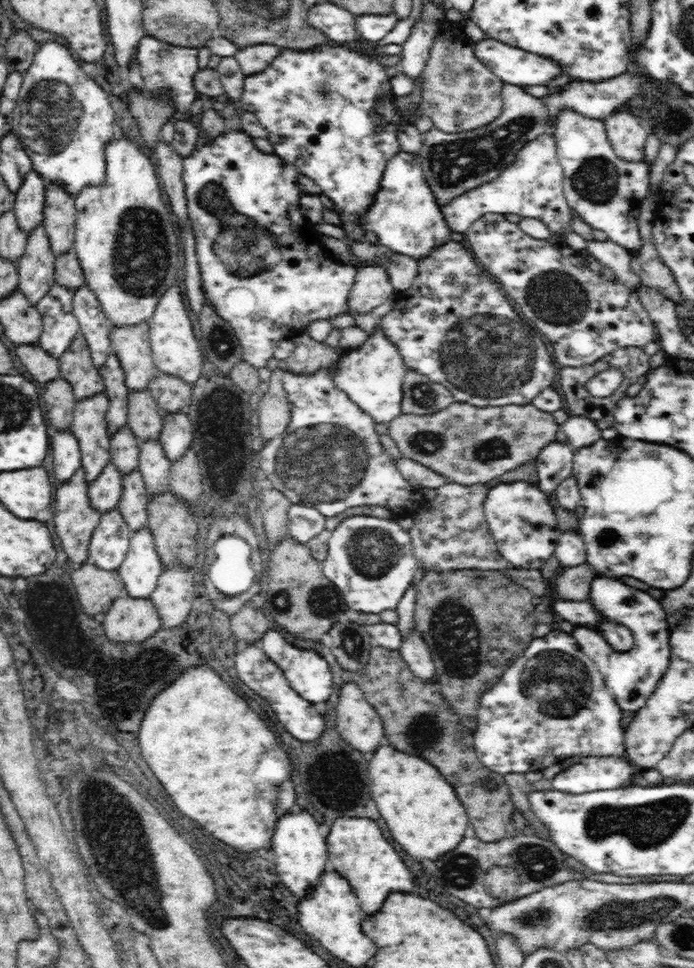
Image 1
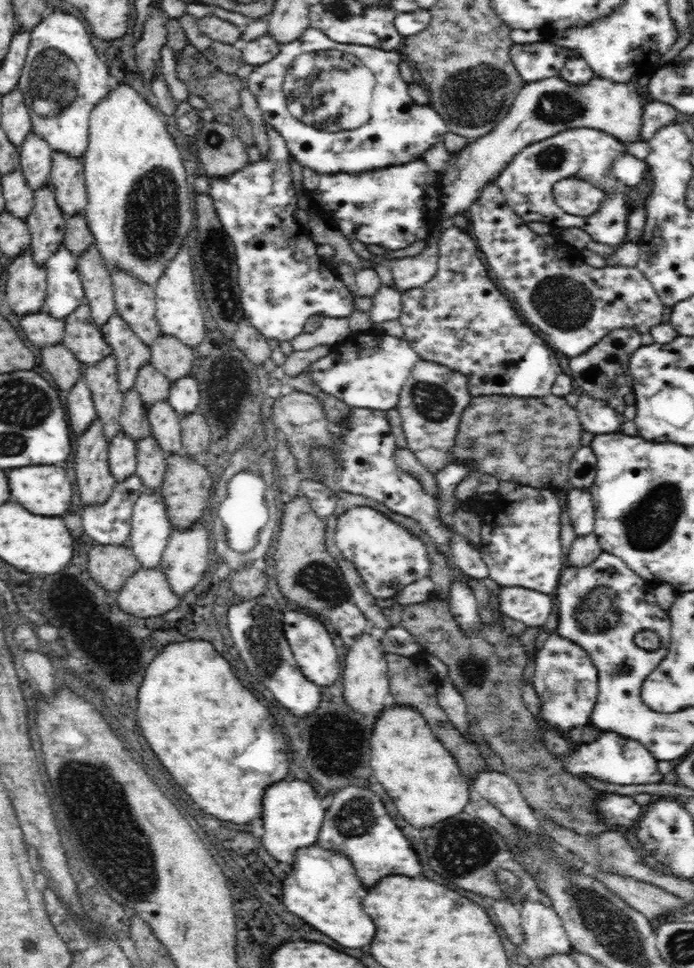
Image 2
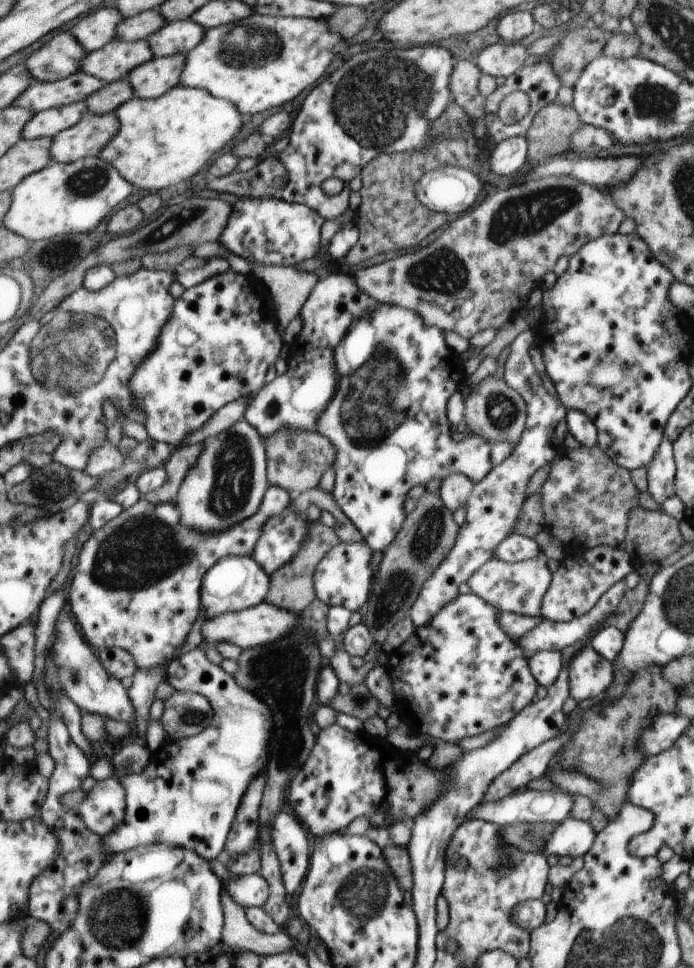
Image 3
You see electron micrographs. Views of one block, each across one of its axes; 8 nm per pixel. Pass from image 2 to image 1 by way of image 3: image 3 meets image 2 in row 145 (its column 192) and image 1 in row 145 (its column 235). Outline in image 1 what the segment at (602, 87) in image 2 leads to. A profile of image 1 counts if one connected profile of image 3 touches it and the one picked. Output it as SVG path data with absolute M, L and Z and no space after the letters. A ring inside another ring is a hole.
M505 83L502 88L503 109L496 120L466 132L447 133L436 127L420 132L422 148L419 157L426 183L436 197L440 208L448 208L453 200L469 191L492 183L513 164L520 148L545 133L551 133L548 106L544 100L534 97L523 87Z

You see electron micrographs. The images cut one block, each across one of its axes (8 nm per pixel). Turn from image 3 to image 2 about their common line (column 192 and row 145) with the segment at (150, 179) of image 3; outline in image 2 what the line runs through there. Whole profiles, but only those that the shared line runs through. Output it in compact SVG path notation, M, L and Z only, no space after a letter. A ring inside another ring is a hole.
M120 86L116 92L108 92L108 96L104 96L90 113L89 143L82 160L88 198L83 214L101 259L110 272L112 268L126 269L144 284L155 286L168 262L182 248L182 240L192 232L190 226L194 226L184 162L166 130L164 114L156 112L130 86Z

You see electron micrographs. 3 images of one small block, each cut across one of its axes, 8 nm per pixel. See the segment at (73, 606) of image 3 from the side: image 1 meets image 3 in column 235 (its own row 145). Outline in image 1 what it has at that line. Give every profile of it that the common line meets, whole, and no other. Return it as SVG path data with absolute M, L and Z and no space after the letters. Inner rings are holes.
M545 133L520 148L515 162L507 166L498 179L457 197L448 208L441 208L442 215L453 232L464 234L484 215L518 214L541 220L552 234L563 239L574 232L572 218L576 215L563 194L563 178L563 166L558 161L554 135Z

